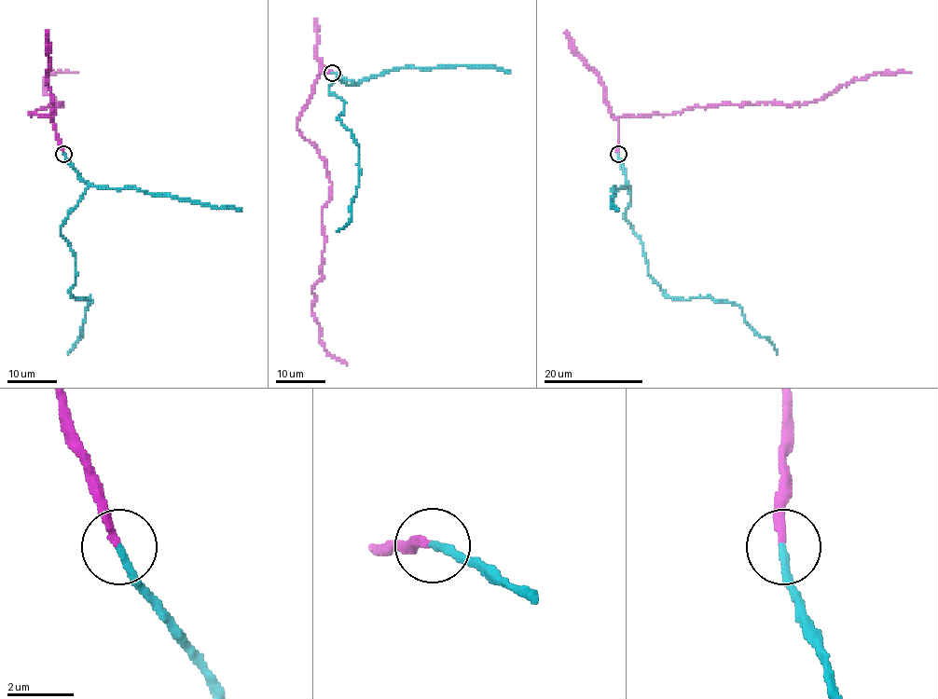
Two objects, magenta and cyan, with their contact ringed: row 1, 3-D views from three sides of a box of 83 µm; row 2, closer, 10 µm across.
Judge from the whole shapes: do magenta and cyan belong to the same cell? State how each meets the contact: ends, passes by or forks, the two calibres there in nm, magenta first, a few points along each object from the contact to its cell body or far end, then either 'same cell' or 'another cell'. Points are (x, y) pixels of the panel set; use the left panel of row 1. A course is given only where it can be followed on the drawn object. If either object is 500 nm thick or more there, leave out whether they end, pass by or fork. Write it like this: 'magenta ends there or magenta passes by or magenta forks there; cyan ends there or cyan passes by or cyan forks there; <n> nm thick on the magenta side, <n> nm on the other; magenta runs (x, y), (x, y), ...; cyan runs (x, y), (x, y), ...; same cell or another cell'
magenta ends there; cyan ends there; 240 nm thick on the magenta side, 240 nm on the other; magenta runs (63, 153), (51, 117), (29, 114), (62, 105), (53, 103), (44, 91), (44, 79), (52, 73), (78, 73); cyan runs (63, 153), (89, 186), (60, 228), (75, 256), (70, 291), (90, 296), (82, 336), (67, 355); same cell

